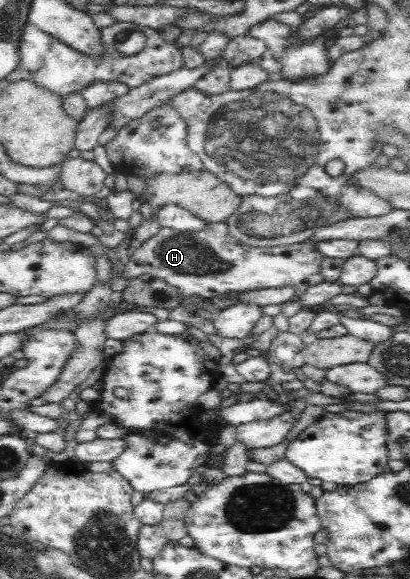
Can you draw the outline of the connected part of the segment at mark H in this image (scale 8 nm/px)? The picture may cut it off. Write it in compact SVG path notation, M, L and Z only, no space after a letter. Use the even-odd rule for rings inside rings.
M207 223L197 231L175 231L163 227L131 255L121 275L126 281L143 275L157 277L179 290L185 302L189 302L192 296L212 299L231 290L245 292L287 284L295 287L300 295L321 283L319 266L324 256L318 251L317 244L319 241L309 240L291 246L255 248L231 236L226 223Z

